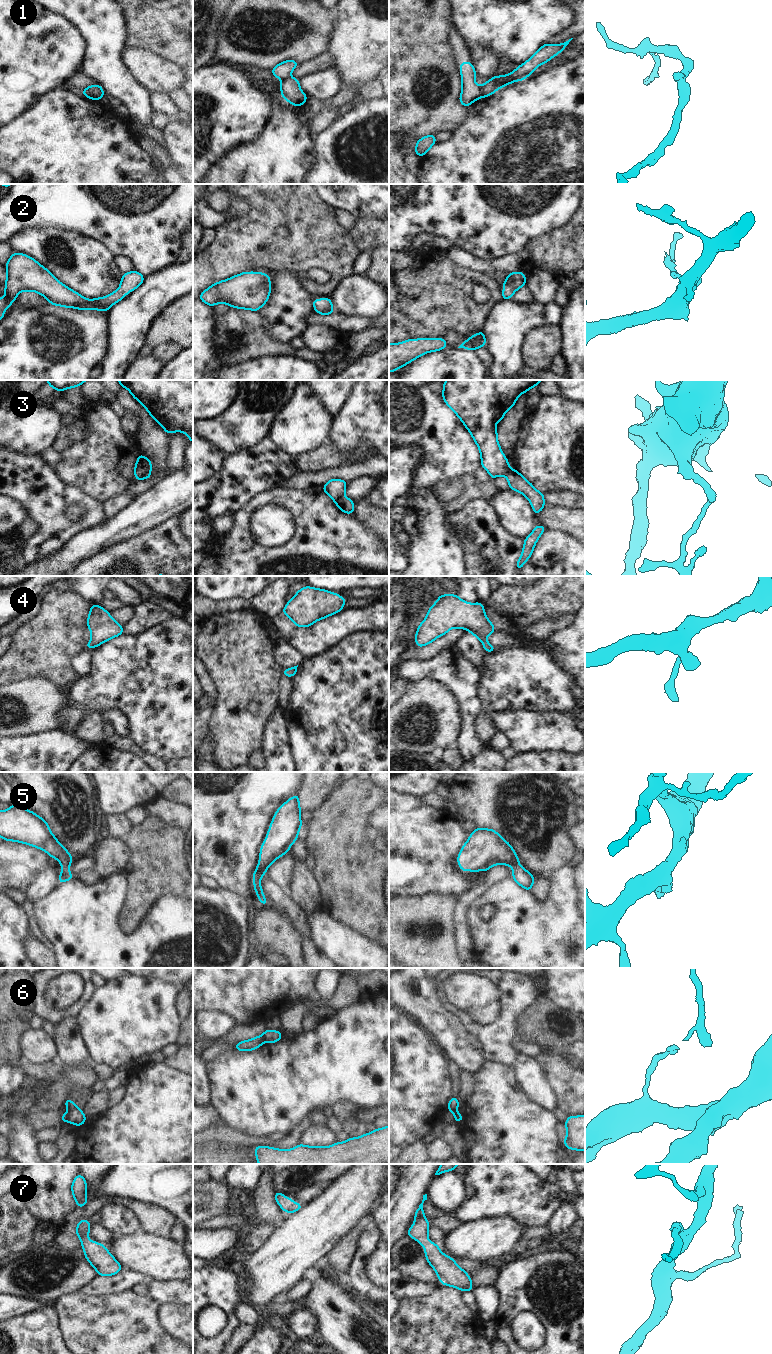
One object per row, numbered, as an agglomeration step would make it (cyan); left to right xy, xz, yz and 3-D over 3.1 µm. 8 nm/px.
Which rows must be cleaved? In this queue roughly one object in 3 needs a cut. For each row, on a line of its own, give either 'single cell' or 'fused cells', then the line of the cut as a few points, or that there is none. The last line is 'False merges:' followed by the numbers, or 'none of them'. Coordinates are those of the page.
1: fused cells | yz (479, 87), (481, 96)
2: single cell | no cut
3: fused cells | xz (343, 496), (335, 501)
4: single cell | no cut
5: single cell | no cut
6: fused cells | xz (261, 1036), (264, 1041)
7: single cell | no cut
False merges: 1, 3, 6

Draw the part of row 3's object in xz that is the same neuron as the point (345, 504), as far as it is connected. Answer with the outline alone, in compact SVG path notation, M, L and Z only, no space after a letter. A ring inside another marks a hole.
M342 497L335 501L338 509L343 511L344 513L353 514L354 512L354 503L351 499L347 497Z

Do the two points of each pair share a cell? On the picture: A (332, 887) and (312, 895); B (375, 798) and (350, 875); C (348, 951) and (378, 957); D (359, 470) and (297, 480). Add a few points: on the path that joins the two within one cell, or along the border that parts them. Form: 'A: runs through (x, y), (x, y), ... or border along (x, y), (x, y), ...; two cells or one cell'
A: border along (311, 871), (318, 883), (325, 909); two cells
B: runs through (356, 817), (350, 823), (350, 856); one cell
C: runs through (355, 952), (361, 957), (371, 957); one cell
D: runs through (344, 472), (330, 473), (319, 479), (312, 479); one cell

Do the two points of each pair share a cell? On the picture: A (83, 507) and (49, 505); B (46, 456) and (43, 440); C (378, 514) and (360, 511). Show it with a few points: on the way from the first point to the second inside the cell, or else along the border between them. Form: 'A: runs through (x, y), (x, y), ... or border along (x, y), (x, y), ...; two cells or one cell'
A: runs through (75, 507), (57, 507); one cell
B: border along (50, 447), (40, 453); two cells
C: runs through (374, 514), (364, 512); one cell

